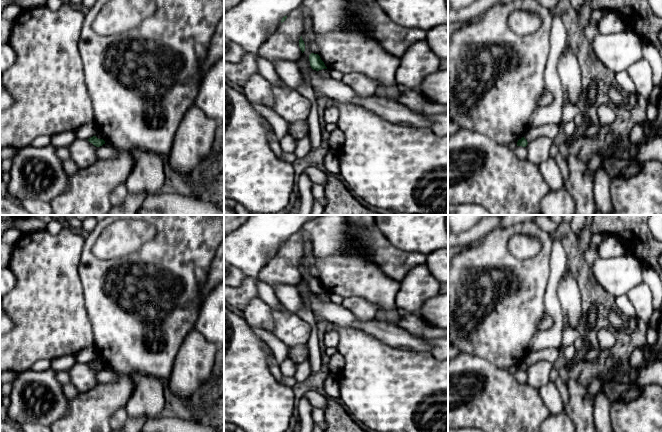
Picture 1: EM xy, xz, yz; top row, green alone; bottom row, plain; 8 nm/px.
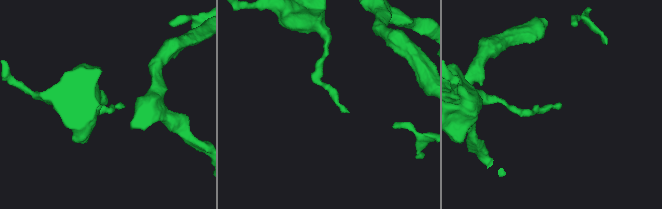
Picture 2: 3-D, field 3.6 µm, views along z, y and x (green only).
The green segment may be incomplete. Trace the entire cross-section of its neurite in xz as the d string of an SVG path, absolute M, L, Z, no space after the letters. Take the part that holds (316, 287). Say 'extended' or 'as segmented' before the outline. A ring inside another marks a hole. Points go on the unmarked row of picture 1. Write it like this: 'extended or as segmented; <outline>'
as segmented; M311 277L309 279L310 290L313 294L319 295L322 293L327 293L324 286L321 284L318 278Z

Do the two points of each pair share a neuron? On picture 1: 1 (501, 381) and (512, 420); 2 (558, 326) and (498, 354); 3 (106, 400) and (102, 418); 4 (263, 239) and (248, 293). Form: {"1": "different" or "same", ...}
{"1": "same", "2": "different", "3": "same", "4": "different"}

